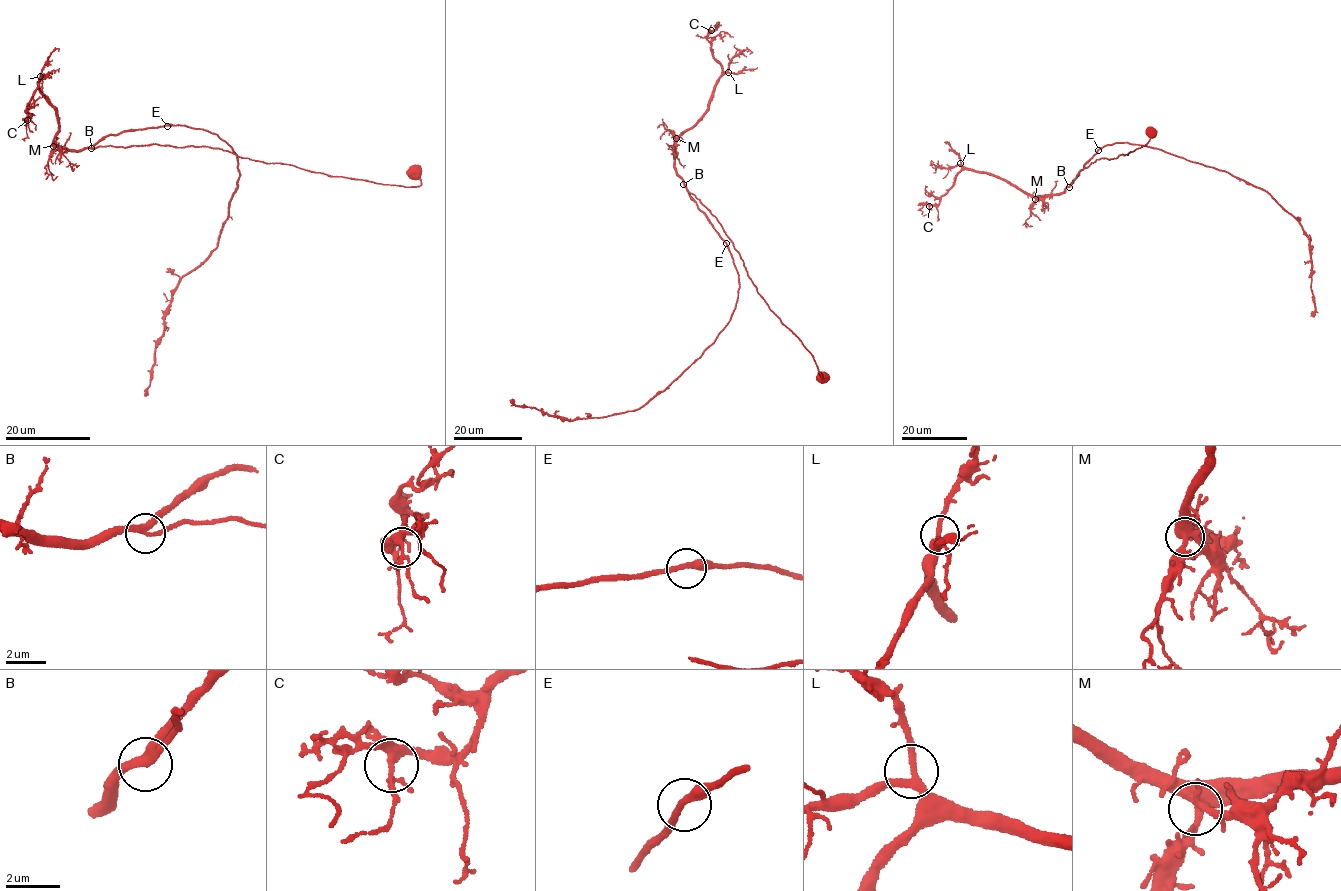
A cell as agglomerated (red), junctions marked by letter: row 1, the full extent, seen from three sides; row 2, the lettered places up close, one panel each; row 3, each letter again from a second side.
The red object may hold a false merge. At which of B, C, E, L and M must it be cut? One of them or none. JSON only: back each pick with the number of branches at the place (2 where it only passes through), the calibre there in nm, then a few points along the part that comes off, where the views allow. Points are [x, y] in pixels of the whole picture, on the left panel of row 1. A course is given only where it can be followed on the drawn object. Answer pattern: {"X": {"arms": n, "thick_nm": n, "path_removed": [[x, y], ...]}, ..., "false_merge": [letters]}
{"false_merge": []}

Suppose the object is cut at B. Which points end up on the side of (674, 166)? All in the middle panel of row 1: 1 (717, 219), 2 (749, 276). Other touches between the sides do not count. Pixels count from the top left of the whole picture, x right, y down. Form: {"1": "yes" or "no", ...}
{"1": "no", "2": "no"}

